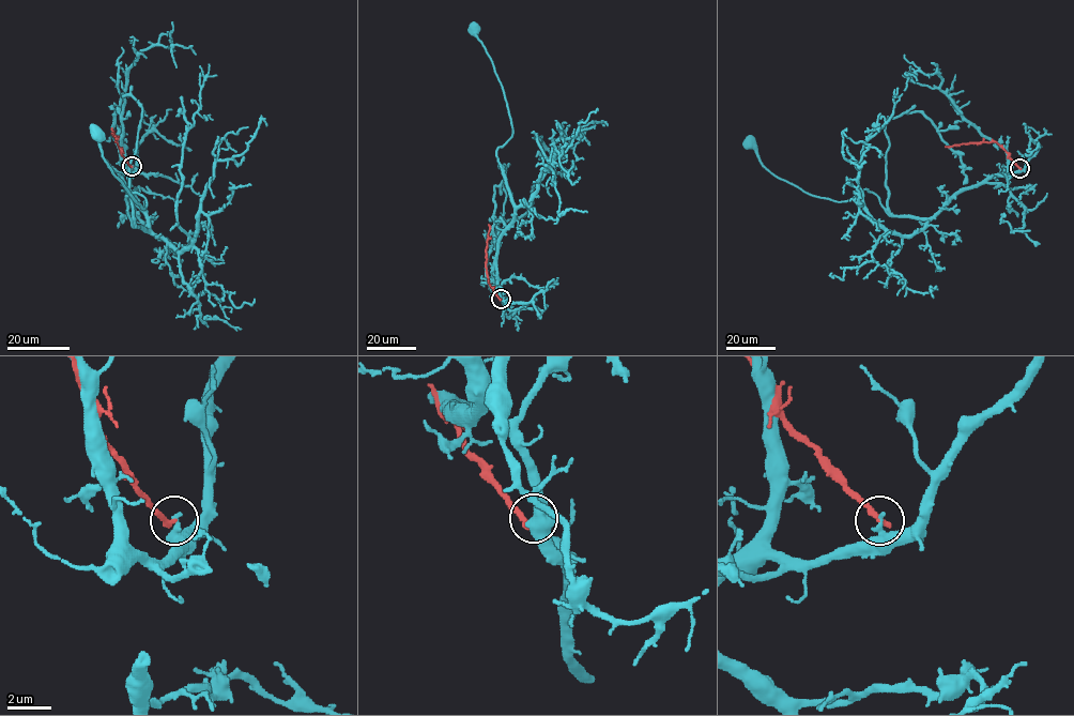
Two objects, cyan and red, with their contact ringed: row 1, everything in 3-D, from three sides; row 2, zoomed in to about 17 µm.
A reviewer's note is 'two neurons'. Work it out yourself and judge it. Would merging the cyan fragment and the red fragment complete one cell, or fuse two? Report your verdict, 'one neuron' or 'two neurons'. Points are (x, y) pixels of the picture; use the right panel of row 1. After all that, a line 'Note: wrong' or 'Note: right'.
two neurons
Note: right

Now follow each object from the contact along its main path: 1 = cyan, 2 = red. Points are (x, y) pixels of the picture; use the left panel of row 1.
1: (132, 166), (122, 182), (147, 230), (133, 226), (125, 197), (147, 200), (143, 208), (112, 172), (98, 135)
2: (132, 166), (121, 153), (116, 139)

